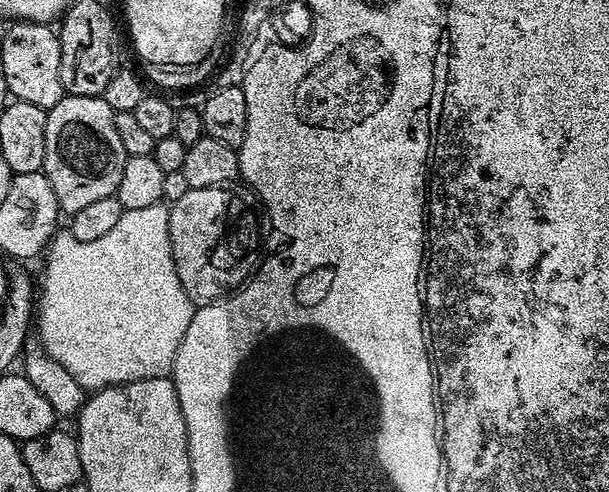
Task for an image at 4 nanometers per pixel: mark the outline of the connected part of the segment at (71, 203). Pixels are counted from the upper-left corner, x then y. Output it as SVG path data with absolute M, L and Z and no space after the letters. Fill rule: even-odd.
M65 94L47 113L42 171L54 190L54 198L58 198L61 213L71 214L102 198L115 196L129 157L126 146L118 139L118 126L114 126L116 113L103 96Z

